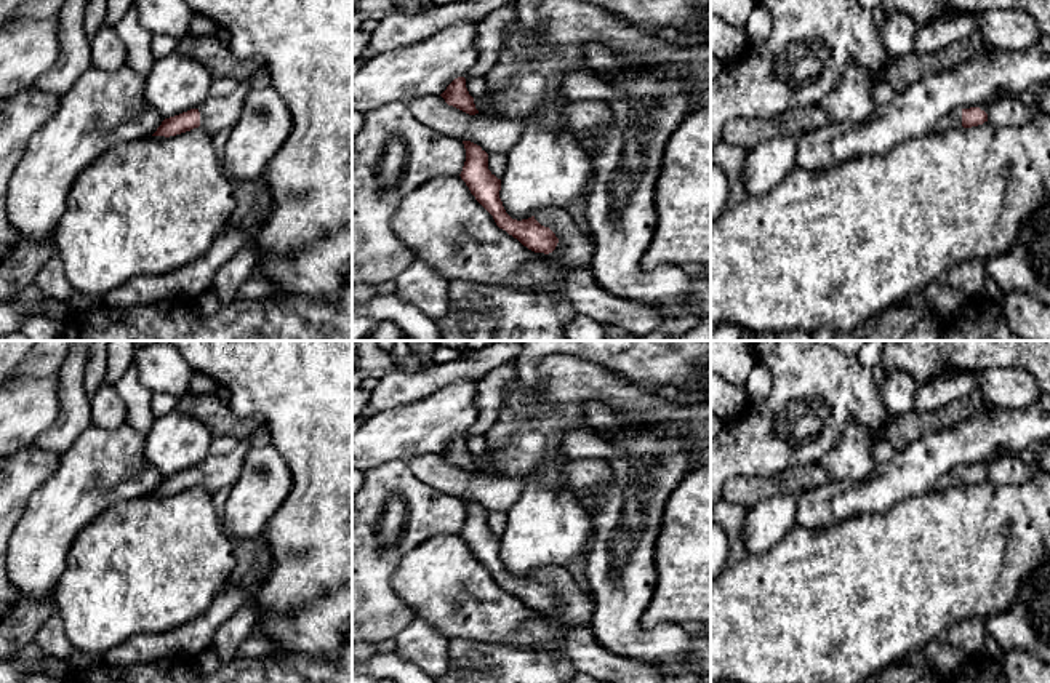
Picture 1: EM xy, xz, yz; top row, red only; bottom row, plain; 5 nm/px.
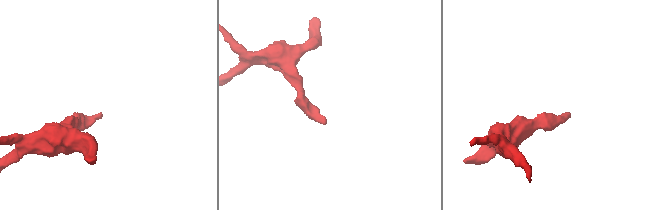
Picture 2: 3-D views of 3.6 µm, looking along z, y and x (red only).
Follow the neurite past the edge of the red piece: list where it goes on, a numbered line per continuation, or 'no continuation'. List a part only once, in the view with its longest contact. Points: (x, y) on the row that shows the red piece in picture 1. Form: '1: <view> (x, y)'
1: xz (577, 247)

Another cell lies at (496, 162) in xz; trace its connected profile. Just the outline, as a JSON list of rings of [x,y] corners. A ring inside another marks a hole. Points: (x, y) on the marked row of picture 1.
[[[488,154],[488,170],[491,171],[491,174],[501,179],[506,168],[507,168],[507,154]]]

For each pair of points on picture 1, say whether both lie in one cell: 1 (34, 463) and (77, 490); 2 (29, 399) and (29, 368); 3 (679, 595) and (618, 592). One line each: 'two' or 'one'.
1: two
2: two
3: two

